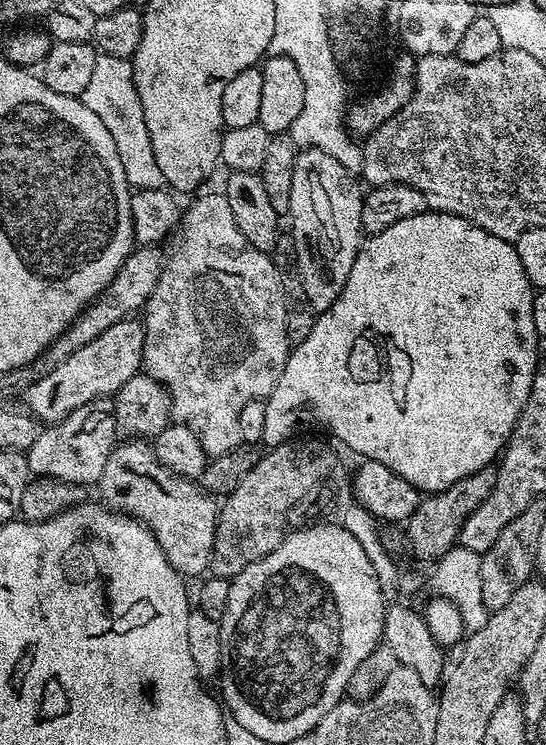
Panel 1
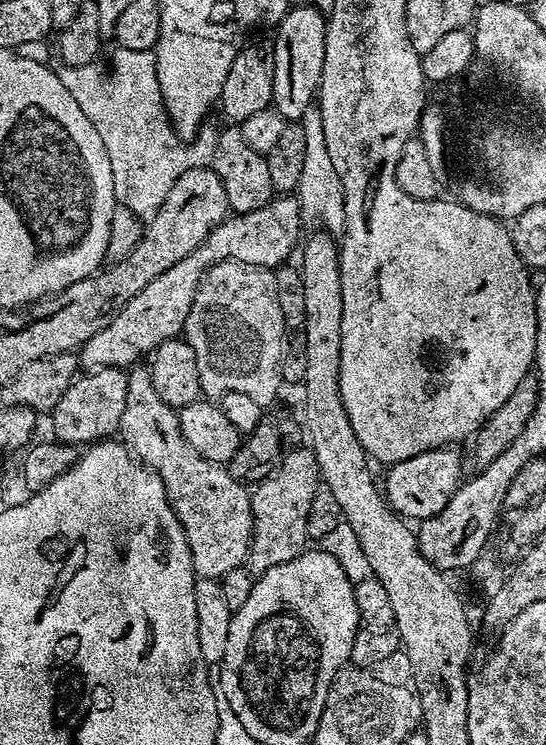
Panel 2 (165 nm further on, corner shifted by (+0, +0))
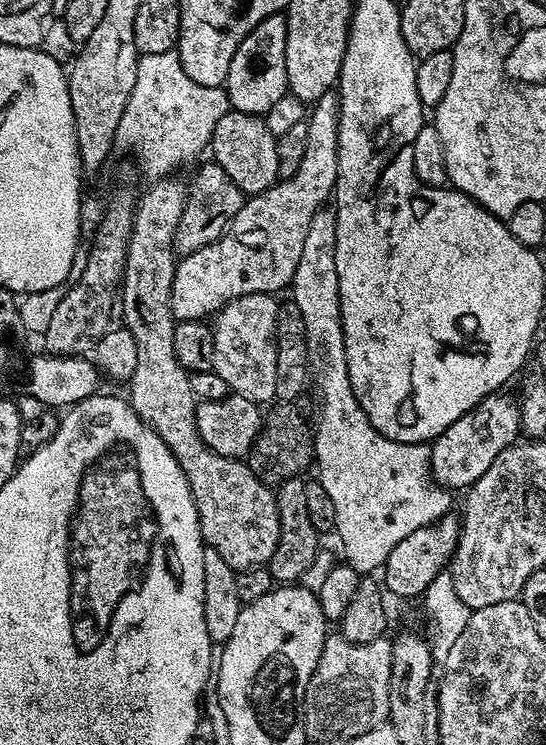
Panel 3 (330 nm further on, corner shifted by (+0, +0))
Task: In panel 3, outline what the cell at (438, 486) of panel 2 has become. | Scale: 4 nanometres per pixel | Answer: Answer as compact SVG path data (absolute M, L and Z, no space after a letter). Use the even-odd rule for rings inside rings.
M503 391L492 392L478 406L474 406L454 426L450 426L431 441L432 479L442 488L467 490L473 482L490 470L490 462L498 458L502 450L517 443L520 431L520 406L515 399L504 396Z

